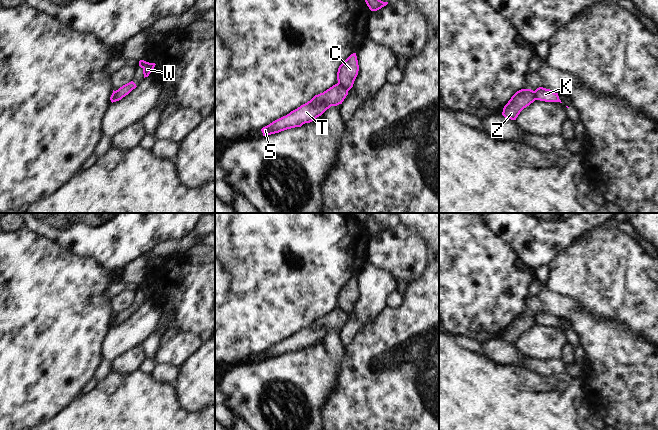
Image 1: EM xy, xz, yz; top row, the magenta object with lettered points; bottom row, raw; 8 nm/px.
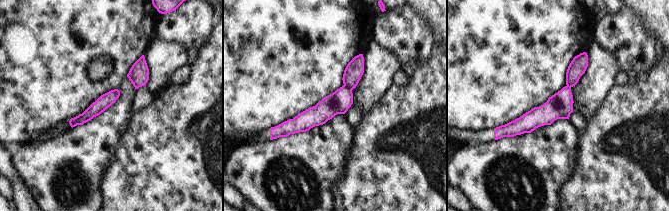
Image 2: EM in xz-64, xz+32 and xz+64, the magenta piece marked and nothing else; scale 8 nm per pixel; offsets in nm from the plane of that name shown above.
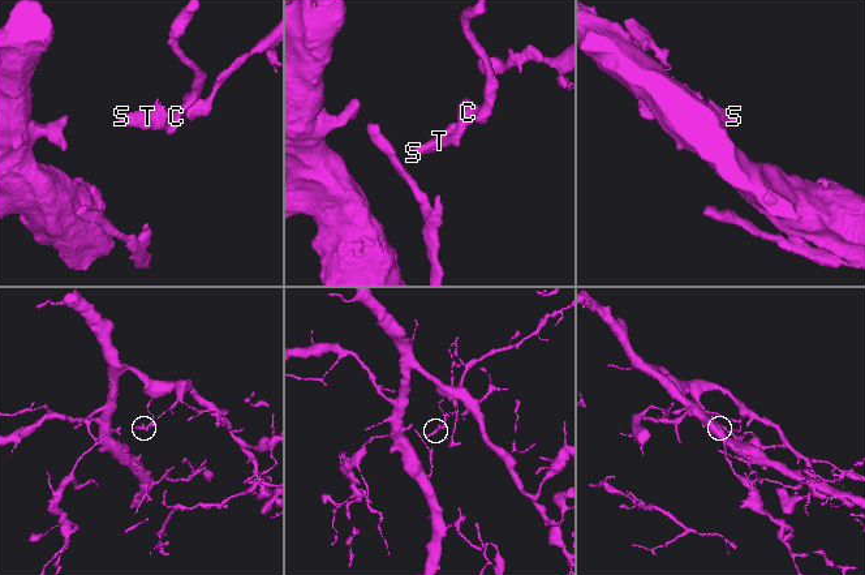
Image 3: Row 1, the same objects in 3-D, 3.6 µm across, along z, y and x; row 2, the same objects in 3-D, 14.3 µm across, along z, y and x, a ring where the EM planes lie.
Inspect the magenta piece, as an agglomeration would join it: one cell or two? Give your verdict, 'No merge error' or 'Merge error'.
Merge error.

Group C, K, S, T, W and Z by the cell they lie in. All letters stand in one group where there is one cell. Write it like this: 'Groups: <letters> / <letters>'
Groups: C W Z / K S T.

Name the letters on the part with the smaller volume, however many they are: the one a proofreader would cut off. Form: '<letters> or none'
K, S, T

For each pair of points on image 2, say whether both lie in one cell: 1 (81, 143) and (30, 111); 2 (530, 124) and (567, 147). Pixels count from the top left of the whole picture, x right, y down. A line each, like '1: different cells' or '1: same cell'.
1: different cells
2: different cells

